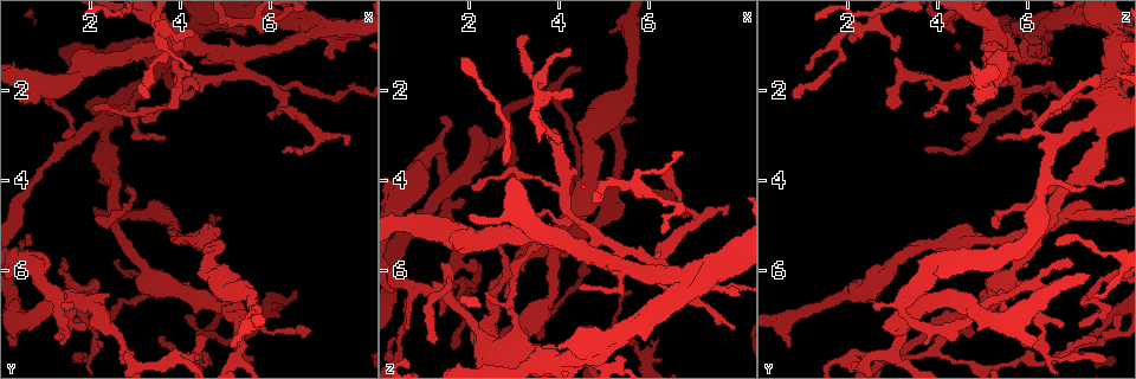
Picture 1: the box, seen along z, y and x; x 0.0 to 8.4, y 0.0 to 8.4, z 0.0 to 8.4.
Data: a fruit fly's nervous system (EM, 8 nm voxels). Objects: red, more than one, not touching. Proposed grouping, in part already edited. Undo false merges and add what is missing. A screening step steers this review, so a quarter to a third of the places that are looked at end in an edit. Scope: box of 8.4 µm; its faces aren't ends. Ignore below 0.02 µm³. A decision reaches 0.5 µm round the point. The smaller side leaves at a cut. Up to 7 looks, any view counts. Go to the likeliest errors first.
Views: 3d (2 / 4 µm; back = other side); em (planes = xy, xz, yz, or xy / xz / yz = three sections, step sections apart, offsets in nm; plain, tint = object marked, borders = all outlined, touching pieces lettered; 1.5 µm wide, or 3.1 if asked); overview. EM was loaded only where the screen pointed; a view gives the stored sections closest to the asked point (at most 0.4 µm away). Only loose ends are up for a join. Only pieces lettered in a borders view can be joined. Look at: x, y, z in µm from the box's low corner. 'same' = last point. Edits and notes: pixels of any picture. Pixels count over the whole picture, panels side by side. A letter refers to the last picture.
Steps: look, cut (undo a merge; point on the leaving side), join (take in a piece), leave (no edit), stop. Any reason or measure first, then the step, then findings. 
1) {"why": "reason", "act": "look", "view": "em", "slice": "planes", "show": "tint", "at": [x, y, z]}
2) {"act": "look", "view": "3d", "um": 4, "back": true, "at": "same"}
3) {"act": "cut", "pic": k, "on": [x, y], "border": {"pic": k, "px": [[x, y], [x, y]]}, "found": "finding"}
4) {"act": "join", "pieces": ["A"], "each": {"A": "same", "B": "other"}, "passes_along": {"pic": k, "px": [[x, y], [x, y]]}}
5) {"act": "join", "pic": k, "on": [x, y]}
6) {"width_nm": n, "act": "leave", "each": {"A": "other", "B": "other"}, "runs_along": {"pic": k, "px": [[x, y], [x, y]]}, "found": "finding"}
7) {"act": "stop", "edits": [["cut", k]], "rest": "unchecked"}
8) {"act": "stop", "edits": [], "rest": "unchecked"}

{"why": "sudden change in width", "act": "look", "view": "3d", "um": 4, "at": [3.40, 6.05, 5.65]}

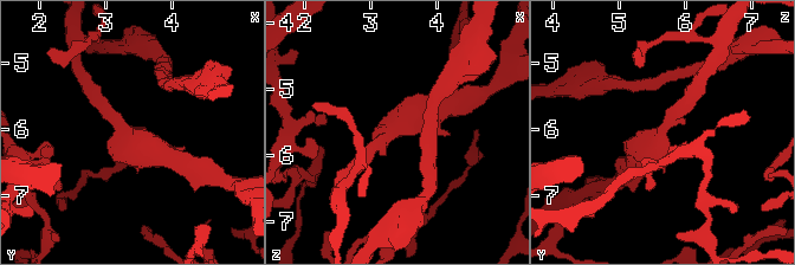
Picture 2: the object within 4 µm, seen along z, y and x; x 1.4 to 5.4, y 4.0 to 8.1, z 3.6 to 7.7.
{"arm_widths_nm": [240, 360], "why": "now the EM", "act": "look", "view": "em", "slice": "xz", "step": 8, "show": "borders", "at": [3.35, 6.10, 5.60]}

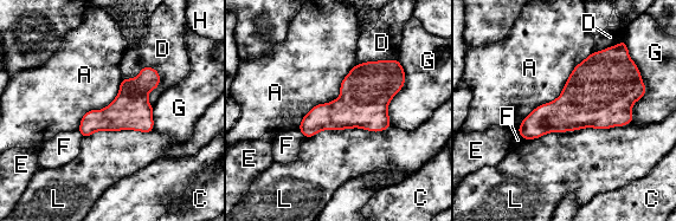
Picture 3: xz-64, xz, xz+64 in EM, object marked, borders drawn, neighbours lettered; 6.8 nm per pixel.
{"act": "look", "view": "em", "slice": "planes", "show": "borders", "at": "same"}

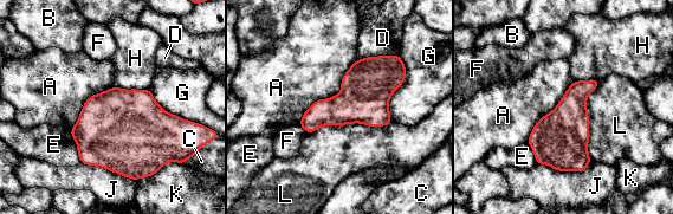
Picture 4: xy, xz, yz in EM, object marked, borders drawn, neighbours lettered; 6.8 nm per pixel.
{"act": "leave", "each": {"A": "other", "B": "other", "C": "other", "D": "other", "E": "other", "F": "other", "G": "other", "H": "other", "J": "other", "K": "other", "L": "other"}, "border": {"pic": 4, "px": [[390, 122], [323, 124], [308, 134]]}, "found": "one cell here"}

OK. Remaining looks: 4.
{"why": "branch stops here", "act": "look", "view": "3d", "um": 2, "at": [5.15, 7.70, 0.70]}

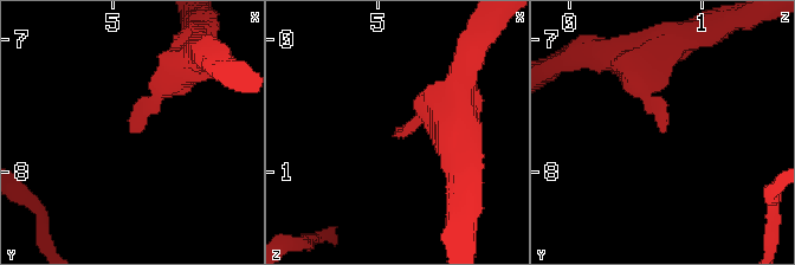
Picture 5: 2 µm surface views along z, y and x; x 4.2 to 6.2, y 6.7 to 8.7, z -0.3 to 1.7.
{"why": "need the tissue", "act": "look", "view": "em", "slice": "planes", "show": "borders", "at": [5.16, 7.72, 0.68]}

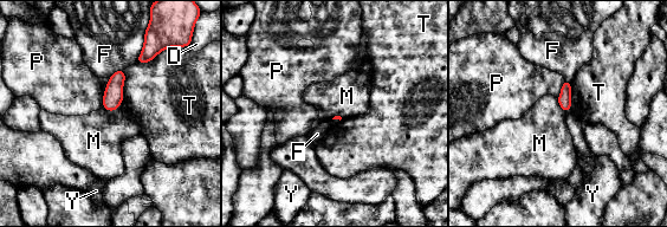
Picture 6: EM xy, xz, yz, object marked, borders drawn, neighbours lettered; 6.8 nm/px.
{"act": "leave", "each": {"D": "other", "F": "other", "M": "other", "P": "other", "T": "other", "Y": "other"}, "border": {"pic": 6, "px": [[123, 99], [114, 110], [103, 108]]}, "found": "none of them fits"}

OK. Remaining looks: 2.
{"act": "stop", "edits": [], "rest": "unchecked"}

